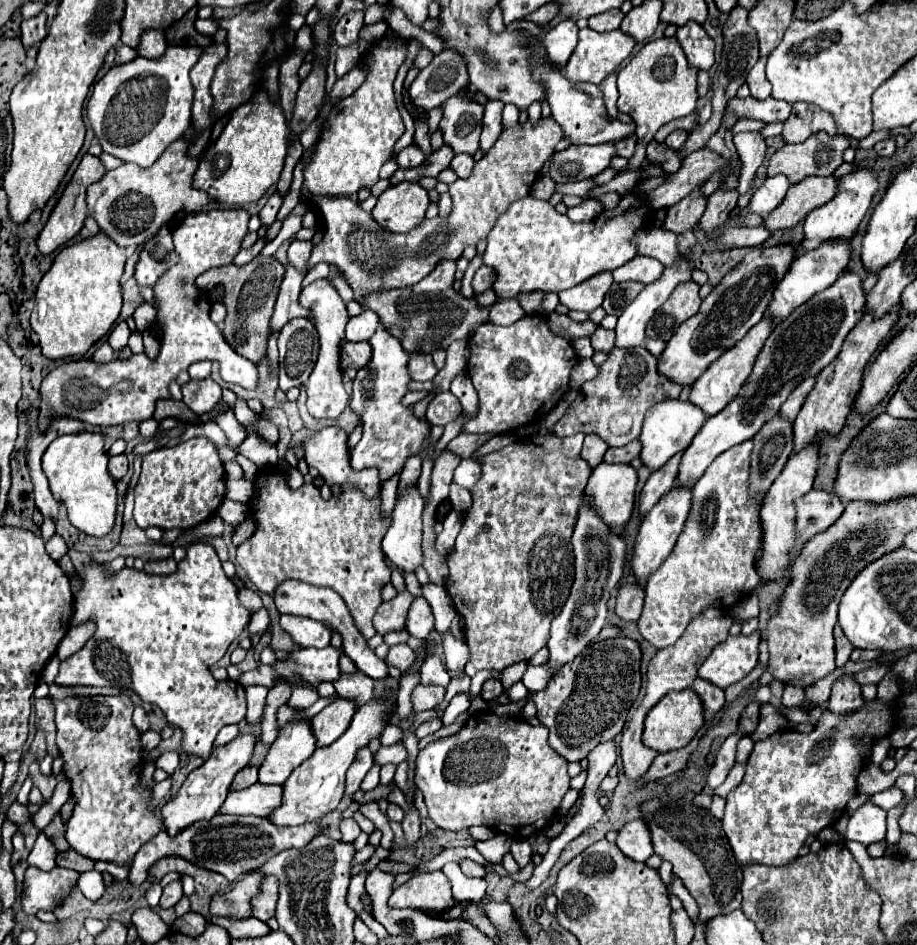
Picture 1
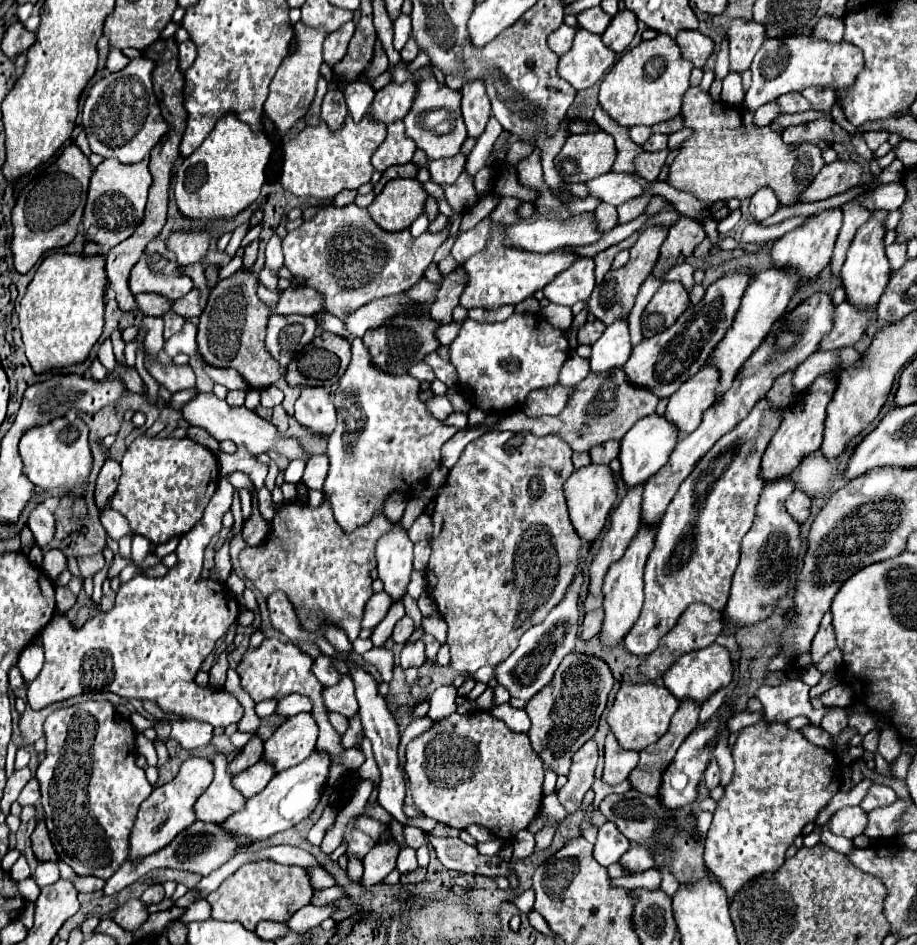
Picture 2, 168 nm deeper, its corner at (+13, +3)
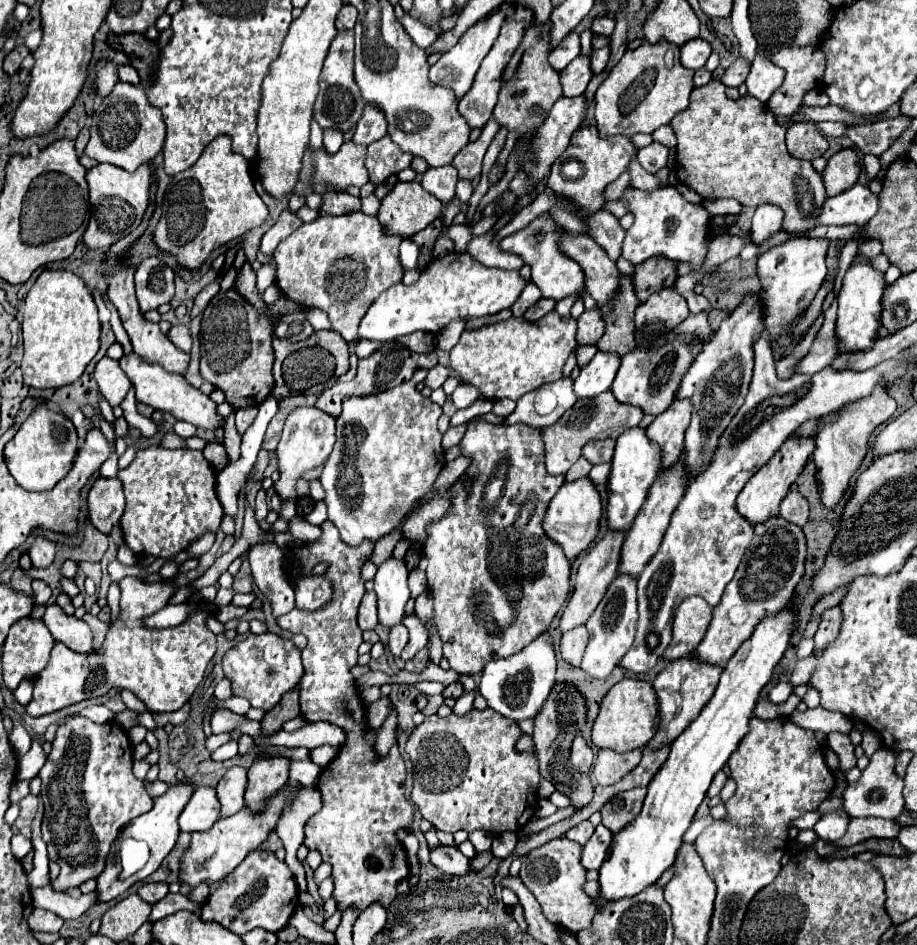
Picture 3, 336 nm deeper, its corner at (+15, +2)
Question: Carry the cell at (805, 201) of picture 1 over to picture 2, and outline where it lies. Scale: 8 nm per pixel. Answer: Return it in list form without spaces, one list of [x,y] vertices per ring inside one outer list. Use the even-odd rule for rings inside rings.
[[[836,160],[832,164],[826,164],[818,172],[810,188],[802,194],[802,202],[826,200],[830,196],[862,186],[860,176],[862,176],[862,164],[856,160]]]

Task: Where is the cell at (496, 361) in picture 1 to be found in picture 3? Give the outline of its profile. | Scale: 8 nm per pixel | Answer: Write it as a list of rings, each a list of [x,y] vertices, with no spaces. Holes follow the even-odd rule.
[[[550,311],[534,323],[524,317],[510,317],[480,329],[464,329],[450,351],[450,365],[460,381],[474,385],[484,399],[498,401],[508,397],[518,401],[528,391],[562,377],[564,363],[570,351],[576,349],[574,335],[576,319],[562,319],[556,311]]]

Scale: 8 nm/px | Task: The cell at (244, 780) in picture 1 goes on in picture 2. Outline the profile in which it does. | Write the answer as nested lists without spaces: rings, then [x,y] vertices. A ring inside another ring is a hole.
[[[260,736],[250,738],[248,744],[240,750],[240,754],[236,754],[236,758],[228,764],[230,776],[234,776],[234,774],[246,770],[248,766],[256,764],[256,762],[262,758],[262,752],[264,752],[264,748],[262,748],[262,738],[260,738]]]

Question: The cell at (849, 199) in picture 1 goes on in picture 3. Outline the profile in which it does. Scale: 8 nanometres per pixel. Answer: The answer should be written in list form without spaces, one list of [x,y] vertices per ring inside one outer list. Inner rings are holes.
[[[794,237],[794,239],[788,239],[784,245],[772,247],[770,251],[758,257],[758,277],[762,283],[762,301],[764,301],[764,323],[766,323],[766,331],[770,331],[772,335],[772,341],[776,341],[776,337],[780,337],[780,333],[784,333],[784,329],[810,305],[816,291],[820,289],[828,273],[826,269],[828,247],[830,247],[830,241],[822,237]]]

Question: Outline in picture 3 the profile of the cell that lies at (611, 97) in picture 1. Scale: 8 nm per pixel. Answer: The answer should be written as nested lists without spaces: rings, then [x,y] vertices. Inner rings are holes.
[[[634,155],[630,159],[630,165],[628,165],[628,173],[630,173],[630,185],[636,187],[636,189],[656,189],[660,187],[660,181],[656,181],[656,177],[652,173],[648,173],[640,163],[638,163],[638,157]]]

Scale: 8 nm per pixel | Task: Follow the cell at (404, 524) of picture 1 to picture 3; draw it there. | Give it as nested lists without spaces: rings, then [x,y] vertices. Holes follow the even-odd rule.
[[[388,557],[374,577],[374,591],[378,595],[378,621],[394,627],[404,619],[404,607],[410,599],[408,569],[402,559]]]

